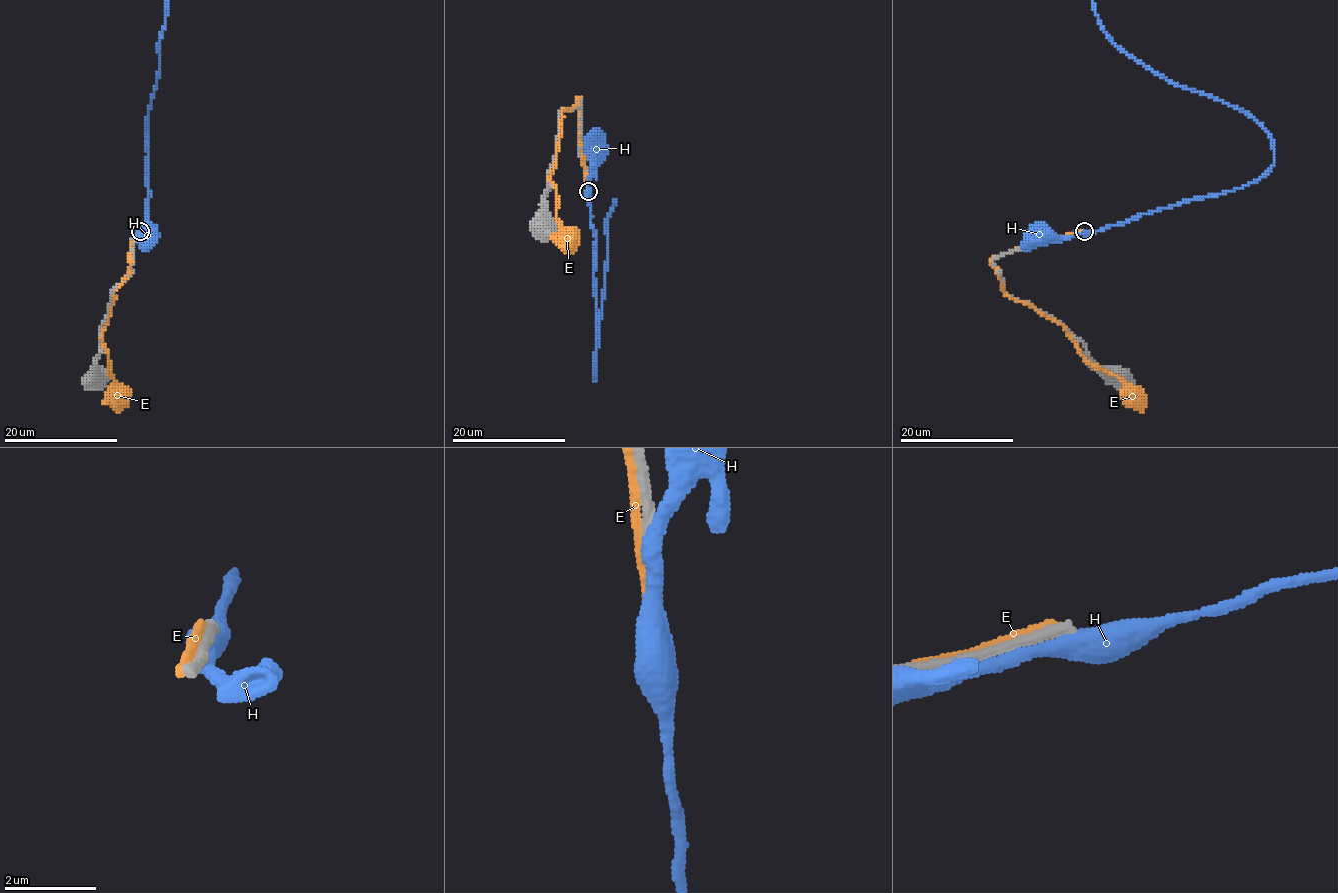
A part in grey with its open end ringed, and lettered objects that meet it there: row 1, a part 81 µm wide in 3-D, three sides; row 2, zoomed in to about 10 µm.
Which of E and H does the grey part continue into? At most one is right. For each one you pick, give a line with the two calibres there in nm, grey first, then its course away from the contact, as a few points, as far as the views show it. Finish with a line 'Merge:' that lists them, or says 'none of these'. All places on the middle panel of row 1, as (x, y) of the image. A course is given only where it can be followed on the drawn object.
Merge: none of these

